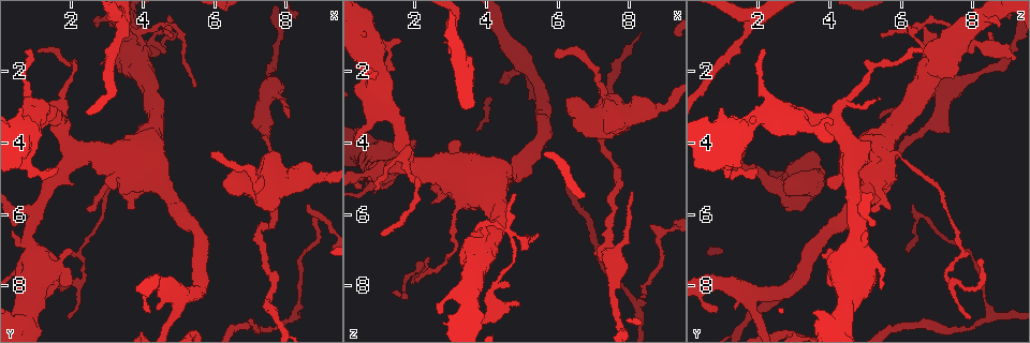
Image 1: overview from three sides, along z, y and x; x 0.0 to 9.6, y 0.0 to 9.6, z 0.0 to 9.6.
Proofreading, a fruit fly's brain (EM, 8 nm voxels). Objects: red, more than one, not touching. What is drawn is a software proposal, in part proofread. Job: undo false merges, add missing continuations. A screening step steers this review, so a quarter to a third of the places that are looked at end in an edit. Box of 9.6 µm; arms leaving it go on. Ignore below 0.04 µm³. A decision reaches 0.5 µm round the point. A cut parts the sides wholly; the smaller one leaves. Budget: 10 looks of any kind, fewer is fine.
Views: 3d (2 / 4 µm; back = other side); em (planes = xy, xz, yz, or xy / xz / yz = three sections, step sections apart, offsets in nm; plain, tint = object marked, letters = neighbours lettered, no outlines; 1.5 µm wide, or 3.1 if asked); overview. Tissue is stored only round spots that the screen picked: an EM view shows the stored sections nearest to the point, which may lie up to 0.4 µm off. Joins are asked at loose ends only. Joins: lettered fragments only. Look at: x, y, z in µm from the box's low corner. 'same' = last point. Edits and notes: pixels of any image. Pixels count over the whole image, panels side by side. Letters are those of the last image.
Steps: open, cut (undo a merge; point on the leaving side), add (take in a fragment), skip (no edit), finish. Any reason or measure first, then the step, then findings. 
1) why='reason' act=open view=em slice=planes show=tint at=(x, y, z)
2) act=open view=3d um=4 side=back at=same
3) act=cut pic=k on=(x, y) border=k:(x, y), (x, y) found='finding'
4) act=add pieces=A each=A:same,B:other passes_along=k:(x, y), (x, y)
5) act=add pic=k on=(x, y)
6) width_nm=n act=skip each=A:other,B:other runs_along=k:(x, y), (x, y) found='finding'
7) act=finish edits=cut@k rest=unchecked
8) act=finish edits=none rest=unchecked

why='an open end' act=open view=em slice=planes show=letters at=(4.95, 0.90, 8.50)

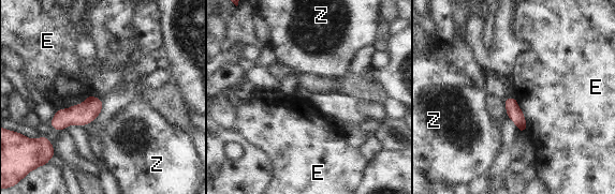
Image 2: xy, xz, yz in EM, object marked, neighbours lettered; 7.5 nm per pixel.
width_nm=100 act=skip each=E:other,Z:other border=2:(514, 95), (525, 119), (526, 131) found='none of them fits'

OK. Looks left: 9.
why='tapers out' act=open view=em slice=planes show=letters at=(5.50, 2.50, 6.60)

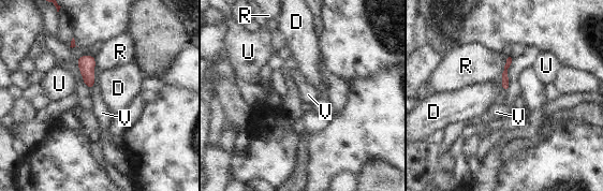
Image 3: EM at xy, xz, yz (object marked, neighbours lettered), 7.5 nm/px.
longest_contact=V:240nm act=skip each=D:other,R:other,U:other,V:other found='no lettered fragment goes on from it'

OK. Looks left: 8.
why='abrupt turn' act=open view=em slice=planes show=plain at=(2.35, 7.70, 7.30)

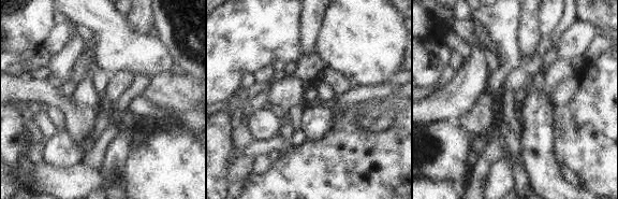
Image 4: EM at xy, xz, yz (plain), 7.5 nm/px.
act=open view=em slice=planes show=tint at=same

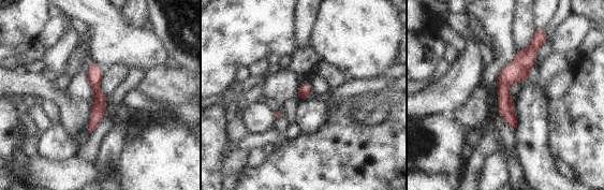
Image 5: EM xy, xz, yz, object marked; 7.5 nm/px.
why='see the neighbours' act=open view=em slice=planes show=letters at=same

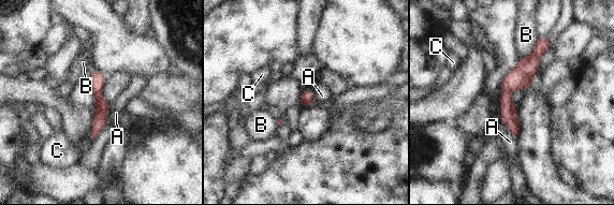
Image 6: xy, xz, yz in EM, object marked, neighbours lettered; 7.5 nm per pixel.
width_nm=100 act=skip each=A:other,B:other,C:other runs_along=6:(543, 46), (507, 88), (515, 133) found='continuous, no second cell'

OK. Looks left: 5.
why='three arms meet' act=open view=3d um=4 at=(8.20, 8.85, 8.50)

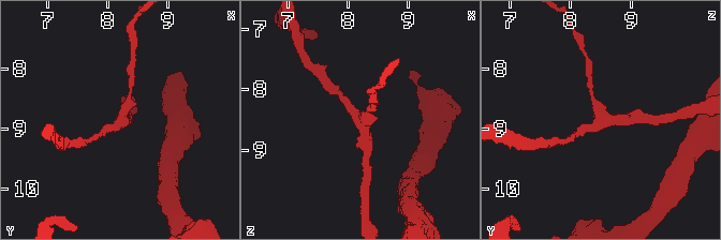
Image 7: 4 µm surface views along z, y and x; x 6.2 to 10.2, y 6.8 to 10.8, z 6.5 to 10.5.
arms=3 act=open view=em slice=xy step=4 show=tint at=(8.20, 8.85, 8.50)

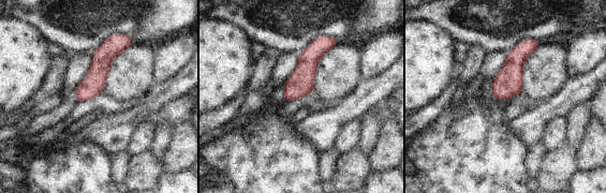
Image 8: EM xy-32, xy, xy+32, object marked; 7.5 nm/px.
why='what lies round it' act=open view=em slice=xy step=4 show=letters at=same

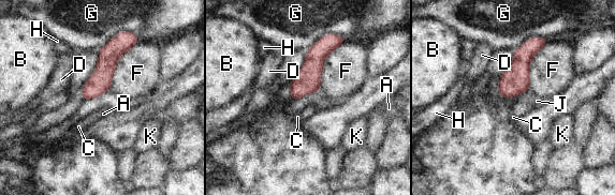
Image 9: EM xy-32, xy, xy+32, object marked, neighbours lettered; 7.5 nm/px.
act=skip each=A:other,B:other,C:other,D:other,F:other,G:other,H:other,J:other,K:other border=9:(345, 41), (326, 57), (319, 91) found='continuous, no second cell'

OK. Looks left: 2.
act=finish edits=none rest=unchecked

